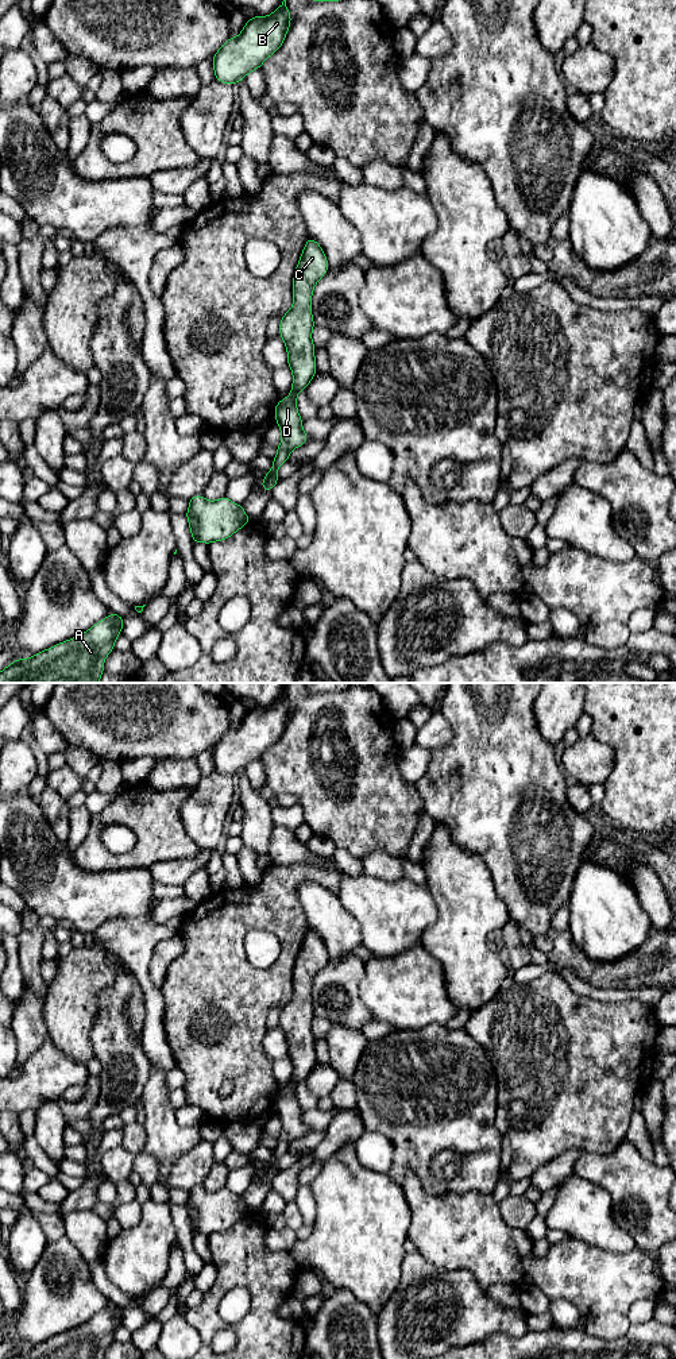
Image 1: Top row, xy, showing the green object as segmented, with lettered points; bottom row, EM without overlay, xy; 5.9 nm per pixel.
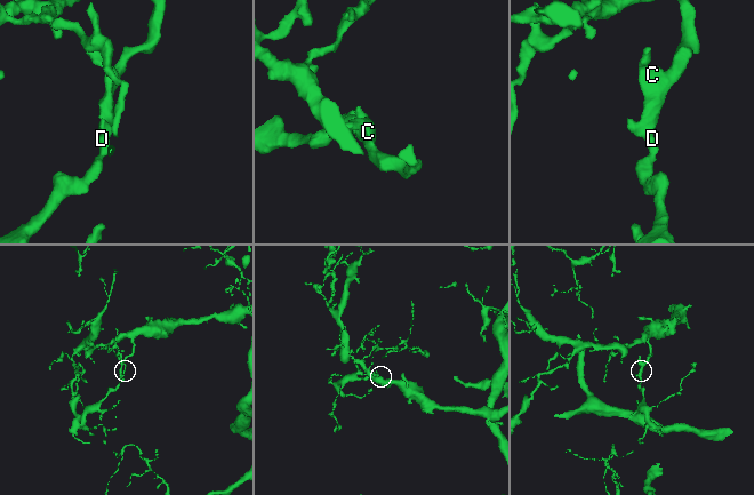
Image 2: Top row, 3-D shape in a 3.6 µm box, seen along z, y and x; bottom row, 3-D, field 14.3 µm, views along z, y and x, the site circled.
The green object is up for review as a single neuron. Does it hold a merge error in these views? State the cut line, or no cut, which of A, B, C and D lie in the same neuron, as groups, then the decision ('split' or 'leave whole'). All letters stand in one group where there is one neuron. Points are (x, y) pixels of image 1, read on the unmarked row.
cut none; groups A B C D; leave whole

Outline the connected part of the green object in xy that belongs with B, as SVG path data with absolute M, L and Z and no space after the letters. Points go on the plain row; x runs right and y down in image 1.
M285 688L271 706L248 710L240 726L231 727L212 748L215 769L233 776L243 772L250 762L260 760L281 740L290 714Z

